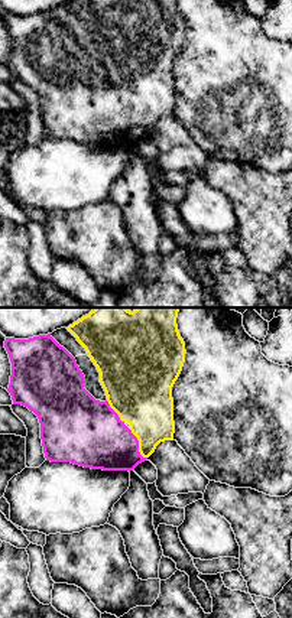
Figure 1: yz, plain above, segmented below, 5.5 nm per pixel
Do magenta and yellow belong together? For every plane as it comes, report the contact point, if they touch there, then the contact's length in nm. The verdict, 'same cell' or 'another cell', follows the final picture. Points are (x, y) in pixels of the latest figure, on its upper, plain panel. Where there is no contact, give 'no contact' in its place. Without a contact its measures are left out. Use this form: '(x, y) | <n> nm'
(138, 122) | 190 nm

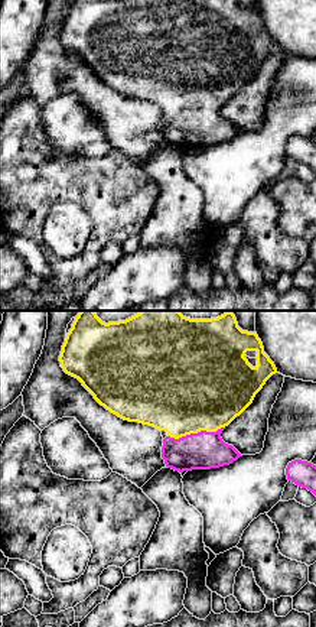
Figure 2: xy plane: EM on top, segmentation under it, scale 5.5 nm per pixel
(195, 110) | 320 nm

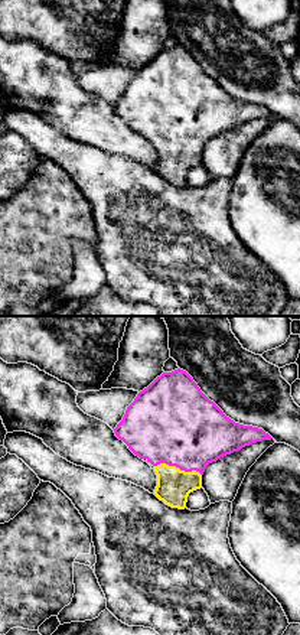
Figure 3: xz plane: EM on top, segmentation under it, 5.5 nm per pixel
(178, 143) | 280 nm

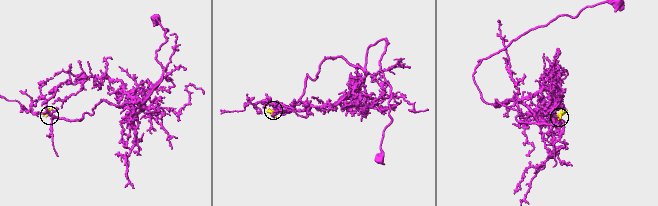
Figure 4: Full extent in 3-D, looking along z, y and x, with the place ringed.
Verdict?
same cell

